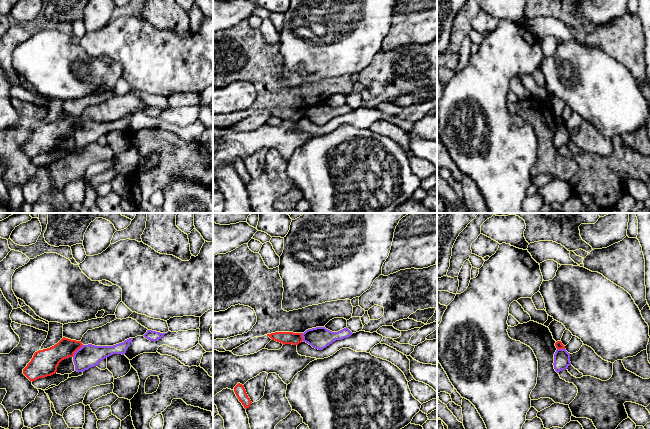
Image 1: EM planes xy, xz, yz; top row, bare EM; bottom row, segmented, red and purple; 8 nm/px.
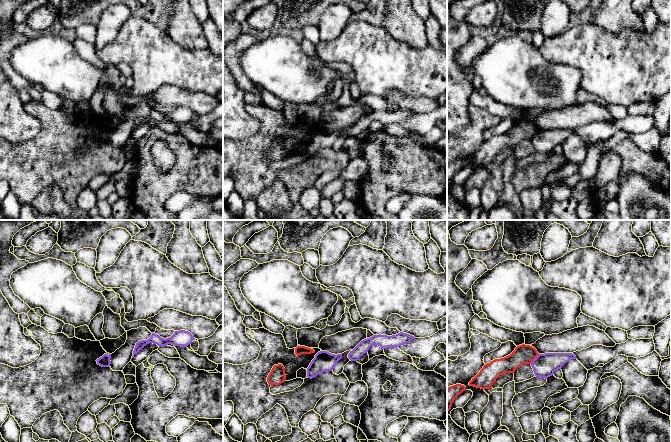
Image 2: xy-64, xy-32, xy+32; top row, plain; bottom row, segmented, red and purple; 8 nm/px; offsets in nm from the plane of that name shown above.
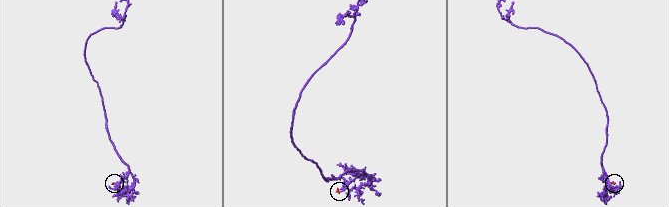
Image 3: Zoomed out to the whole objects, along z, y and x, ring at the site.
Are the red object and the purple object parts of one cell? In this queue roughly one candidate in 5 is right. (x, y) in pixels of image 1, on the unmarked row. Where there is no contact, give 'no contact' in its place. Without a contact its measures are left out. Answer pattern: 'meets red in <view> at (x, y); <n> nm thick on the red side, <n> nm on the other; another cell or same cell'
meets red in xy at (77, 125); 180 nm thick on the red side, 180 nm on the other; another cell

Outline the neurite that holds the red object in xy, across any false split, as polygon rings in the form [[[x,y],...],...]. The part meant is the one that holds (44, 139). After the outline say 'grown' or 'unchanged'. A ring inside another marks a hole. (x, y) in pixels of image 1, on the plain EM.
[[[63,113],[54,122],[35,128],[31,137],[23,145],[23,150],[32,158],[51,152],[56,149],[59,139],[73,133],[82,121],[81,117]]]; unchanged

